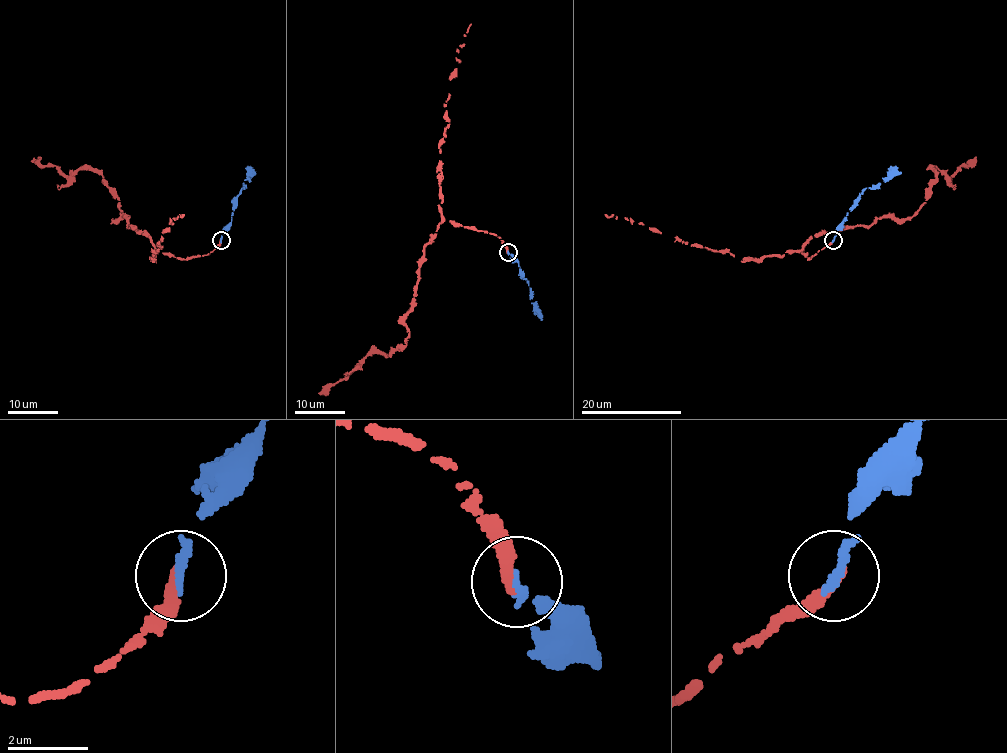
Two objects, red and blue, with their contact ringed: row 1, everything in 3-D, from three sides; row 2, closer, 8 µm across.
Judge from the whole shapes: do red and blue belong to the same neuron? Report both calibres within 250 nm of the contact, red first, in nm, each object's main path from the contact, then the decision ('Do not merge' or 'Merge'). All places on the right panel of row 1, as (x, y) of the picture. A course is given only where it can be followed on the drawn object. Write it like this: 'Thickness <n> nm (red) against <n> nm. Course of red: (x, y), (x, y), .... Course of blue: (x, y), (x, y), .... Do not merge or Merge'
Thickness 320 nm (red) against 240 nm. Course of red: (833, 240), (808, 259), (802, 251), (812, 236), (913, 216), (926, 202), (934, 169), (951, 176), (974, 161). Course of blue: (833, 240), (837, 227), (866, 189), (877, 187), (886, 177), (901, 174). Merge

